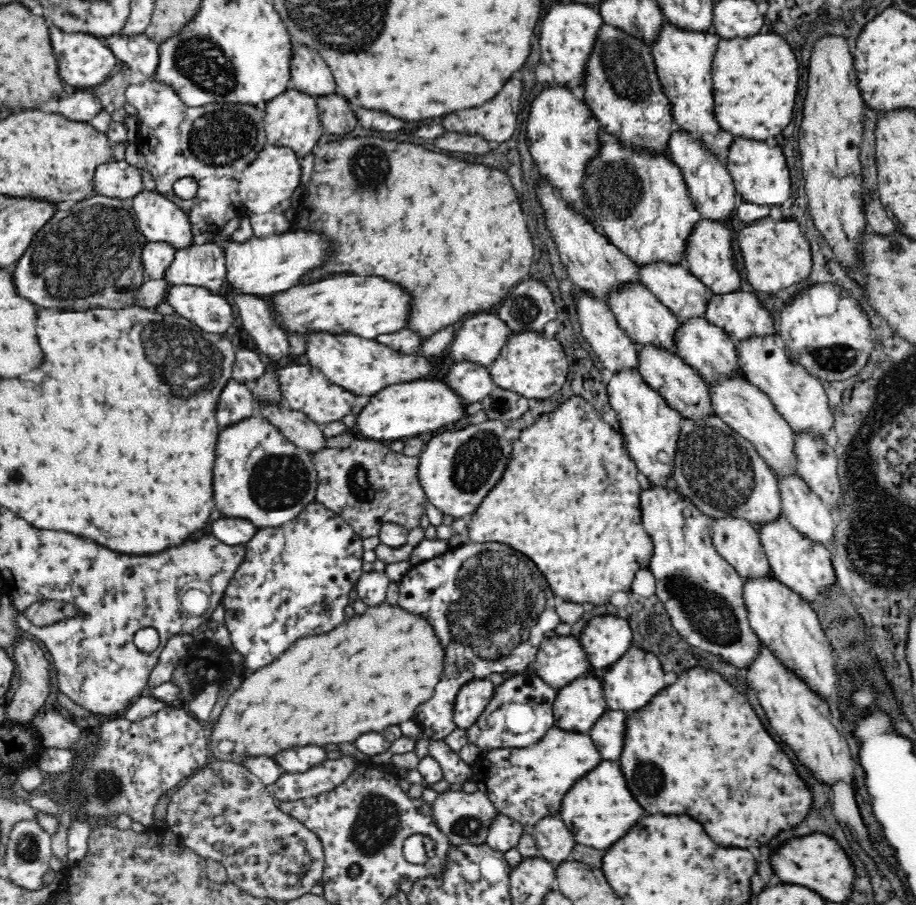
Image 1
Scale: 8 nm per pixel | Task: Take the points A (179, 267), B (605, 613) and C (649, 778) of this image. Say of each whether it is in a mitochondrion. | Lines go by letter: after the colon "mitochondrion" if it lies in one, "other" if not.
A: other
B: other
C: mitochondrion

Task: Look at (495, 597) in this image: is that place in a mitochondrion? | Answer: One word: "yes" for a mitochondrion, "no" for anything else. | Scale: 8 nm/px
yes

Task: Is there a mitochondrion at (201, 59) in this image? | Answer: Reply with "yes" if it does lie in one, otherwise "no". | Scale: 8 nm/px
yes

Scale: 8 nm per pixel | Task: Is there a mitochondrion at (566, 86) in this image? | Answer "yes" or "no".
no

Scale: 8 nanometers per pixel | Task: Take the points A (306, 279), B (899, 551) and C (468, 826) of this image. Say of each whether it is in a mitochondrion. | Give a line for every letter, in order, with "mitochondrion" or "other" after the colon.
A: other
B: mitochondrion
C: mitochondrion

